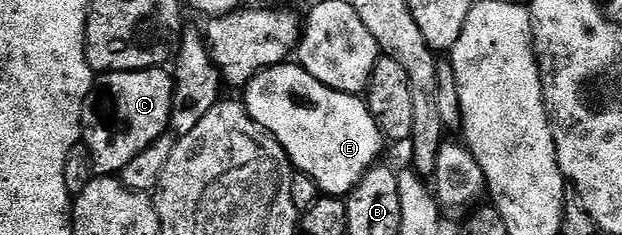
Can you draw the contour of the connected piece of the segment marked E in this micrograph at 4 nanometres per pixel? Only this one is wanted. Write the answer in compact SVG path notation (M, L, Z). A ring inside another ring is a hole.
M284 62L272 68L266 68L264 72L258 72L245 85L246 92L247 112L273 138L277 138L279 145L287 151L292 165L300 173L303 171L302 175L306 179L314 180L315 187L320 193L340 198L346 197L363 181L367 171L375 167L380 159L379 151L382 150L383 144L385 145L385 137L380 132L362 95L349 96L344 92L337 92L317 82L313 74L309 74L293 62Z

